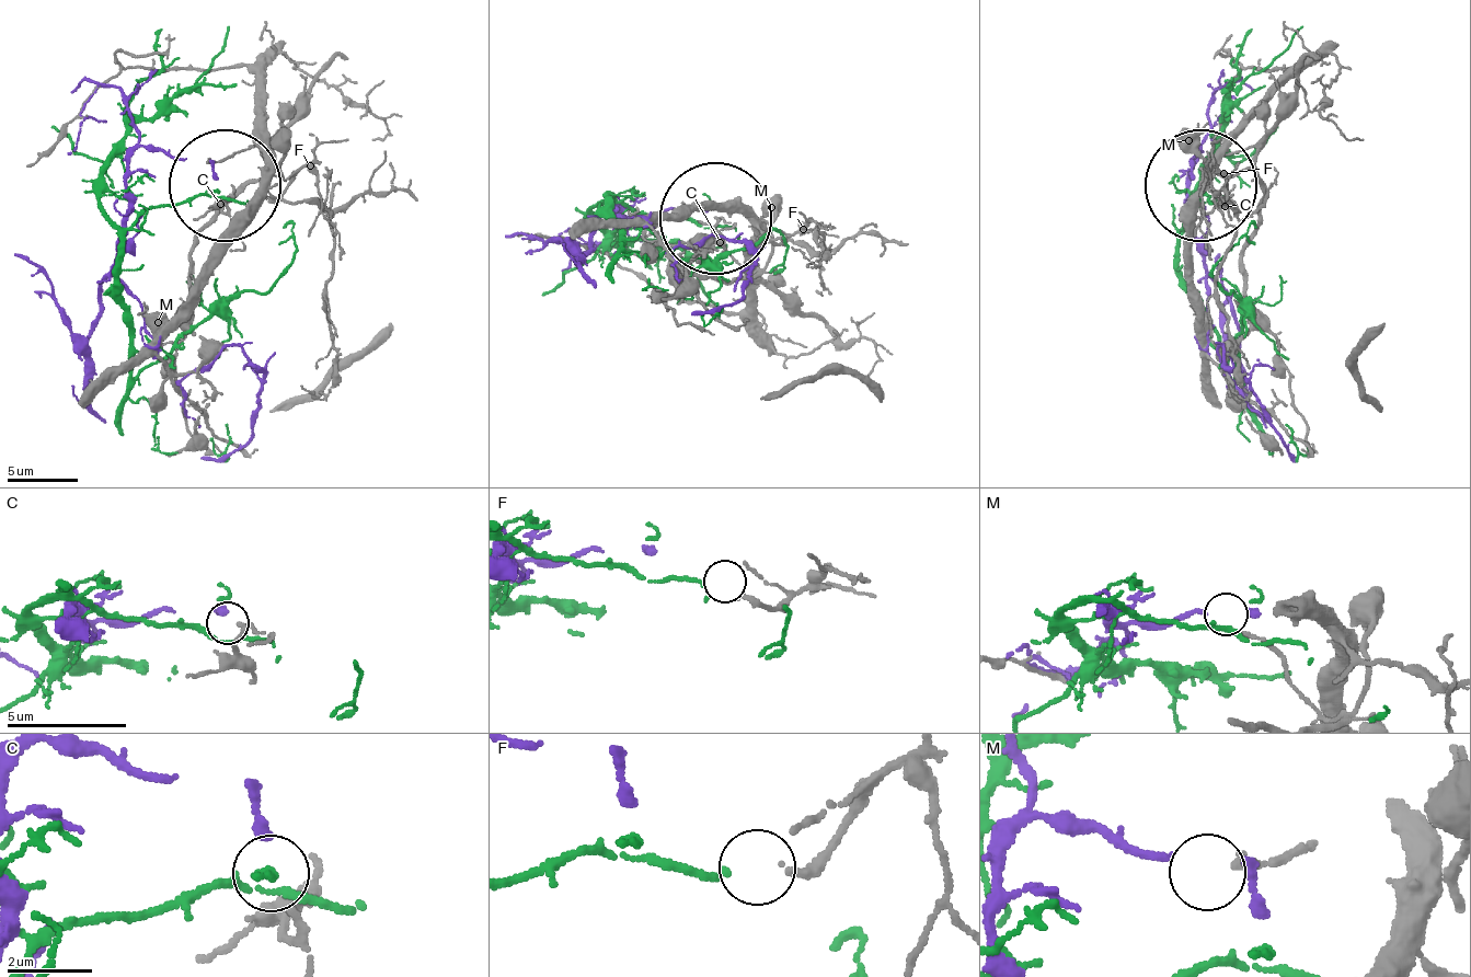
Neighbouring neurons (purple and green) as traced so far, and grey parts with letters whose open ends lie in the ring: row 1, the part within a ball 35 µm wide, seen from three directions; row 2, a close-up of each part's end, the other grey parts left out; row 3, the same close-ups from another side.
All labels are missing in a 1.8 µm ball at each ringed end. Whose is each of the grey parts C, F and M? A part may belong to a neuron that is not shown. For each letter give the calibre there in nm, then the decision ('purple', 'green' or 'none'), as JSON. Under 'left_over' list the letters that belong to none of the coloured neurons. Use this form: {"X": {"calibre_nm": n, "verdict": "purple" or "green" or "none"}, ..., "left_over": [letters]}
{"C": {"calibre_nm": 150, "verdict": "purple"}, "F": {"calibre_nm": 260, "verdict": "green"}, "M": {"calibre_nm": 170, "verdict": "none"}, "left_over": ["M"]}

